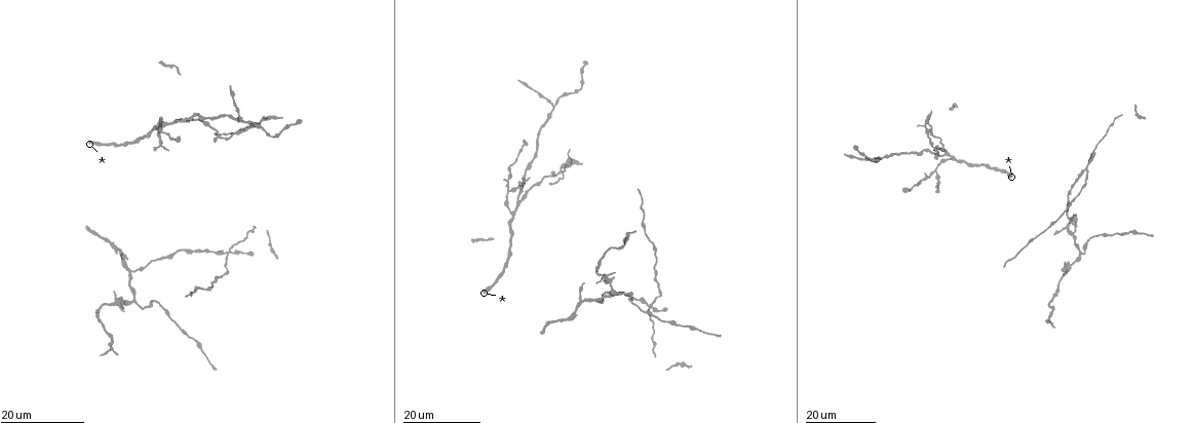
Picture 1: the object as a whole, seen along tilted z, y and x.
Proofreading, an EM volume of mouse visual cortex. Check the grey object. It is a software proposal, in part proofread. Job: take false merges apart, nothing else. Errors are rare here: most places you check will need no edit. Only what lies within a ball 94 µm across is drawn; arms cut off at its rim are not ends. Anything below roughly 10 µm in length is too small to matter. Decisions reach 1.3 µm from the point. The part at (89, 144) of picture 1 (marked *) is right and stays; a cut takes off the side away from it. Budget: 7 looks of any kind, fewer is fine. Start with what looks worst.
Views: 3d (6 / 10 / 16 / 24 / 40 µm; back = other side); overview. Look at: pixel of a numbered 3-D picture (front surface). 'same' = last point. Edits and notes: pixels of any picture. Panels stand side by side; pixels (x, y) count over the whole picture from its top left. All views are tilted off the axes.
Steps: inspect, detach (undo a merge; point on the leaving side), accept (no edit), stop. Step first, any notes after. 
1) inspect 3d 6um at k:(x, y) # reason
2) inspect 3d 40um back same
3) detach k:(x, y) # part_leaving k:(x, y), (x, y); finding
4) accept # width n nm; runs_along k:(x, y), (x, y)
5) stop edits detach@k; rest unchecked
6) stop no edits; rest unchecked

inspect 3d 24um at 1:(226, 253) # four arms meet

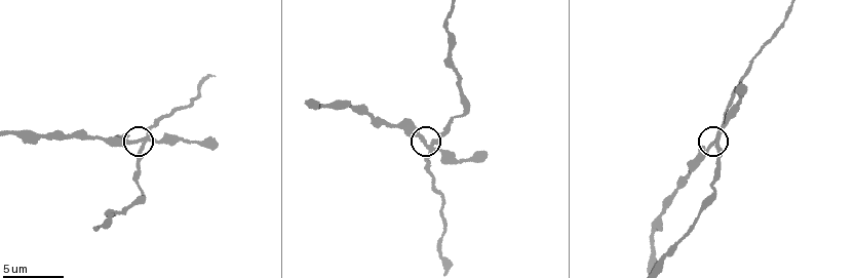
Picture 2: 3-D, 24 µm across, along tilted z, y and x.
inspect 3d 6um at 2:(143, 141)

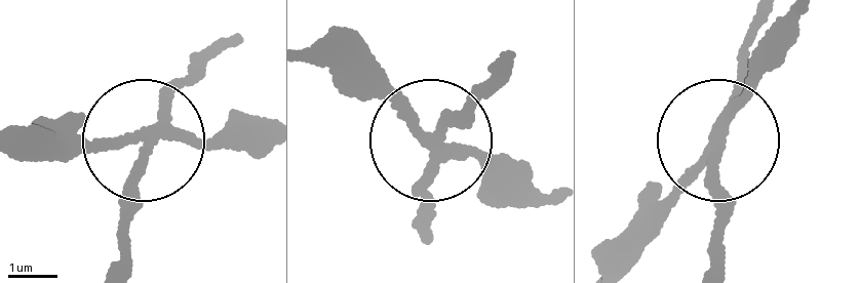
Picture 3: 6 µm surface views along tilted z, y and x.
detach 3:(182, 85) # side_arm 33 um; part_leaving 3:(160, 134), (133, 180), (123, 260); two neurons meet here

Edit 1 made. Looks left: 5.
inspect 3d 16um at 1:(597, 301) # arms part here

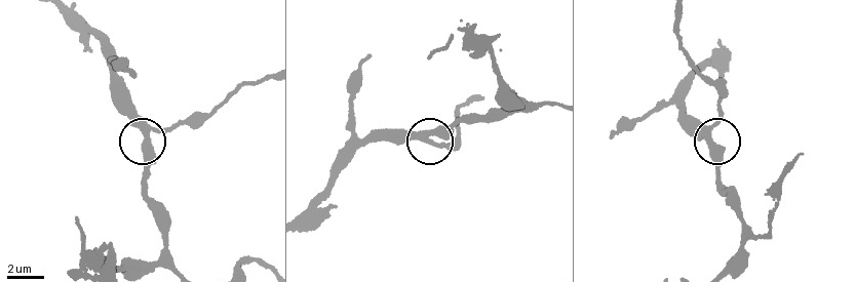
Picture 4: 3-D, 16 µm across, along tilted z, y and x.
inspect 3d 6um at 4:(426, 134)

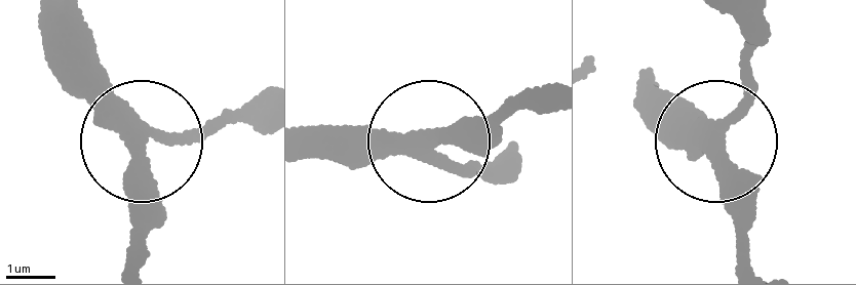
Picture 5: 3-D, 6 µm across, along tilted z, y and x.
inspect 3d 6um back at 5:(427, 141)

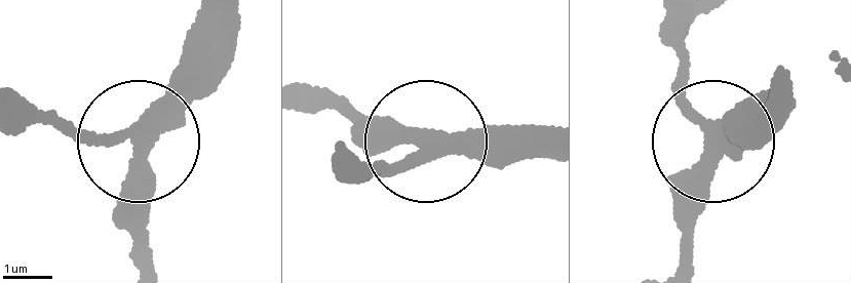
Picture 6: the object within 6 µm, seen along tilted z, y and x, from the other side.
accept # continuous, no second neuron

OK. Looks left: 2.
inspect 3d 24um at 1:(551, 107) # three-way junction

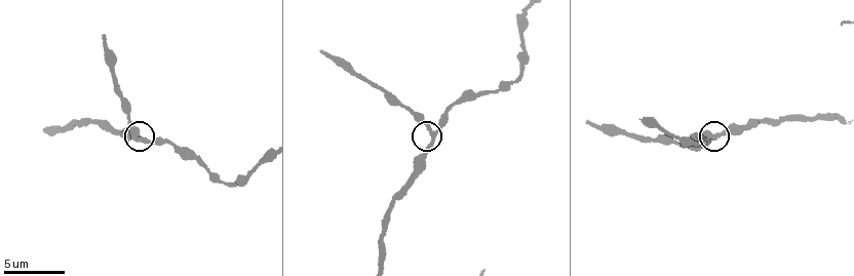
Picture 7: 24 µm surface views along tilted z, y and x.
inspect 3d 10um at 7:(715, 136) # closer look

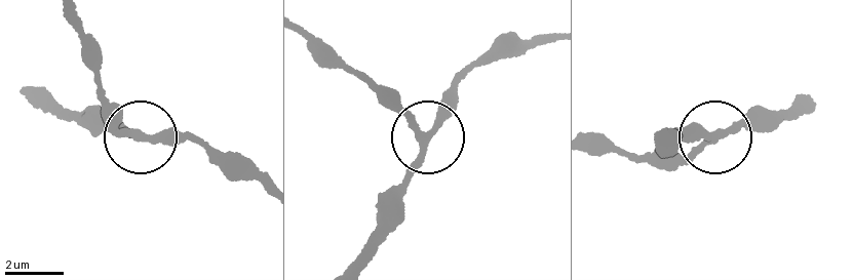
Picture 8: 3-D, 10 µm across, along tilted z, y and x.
accept # arms 3; runs_along 8:(27, 89), (139, 132), (121, 126), (106, 102); continuous, no second neuron

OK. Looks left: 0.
stop edits detach@3; rest unchecked

